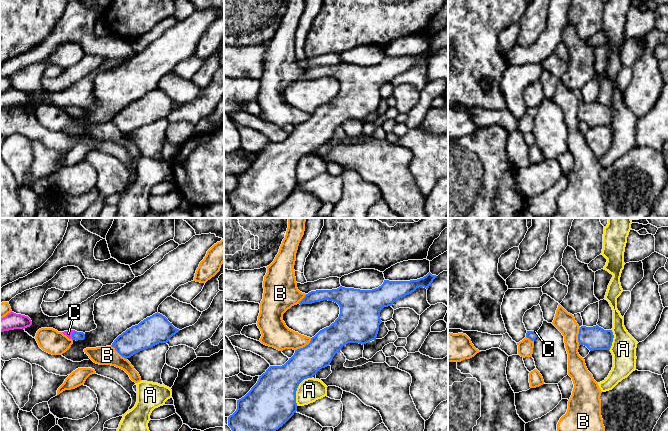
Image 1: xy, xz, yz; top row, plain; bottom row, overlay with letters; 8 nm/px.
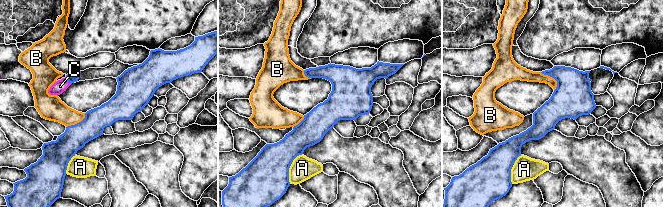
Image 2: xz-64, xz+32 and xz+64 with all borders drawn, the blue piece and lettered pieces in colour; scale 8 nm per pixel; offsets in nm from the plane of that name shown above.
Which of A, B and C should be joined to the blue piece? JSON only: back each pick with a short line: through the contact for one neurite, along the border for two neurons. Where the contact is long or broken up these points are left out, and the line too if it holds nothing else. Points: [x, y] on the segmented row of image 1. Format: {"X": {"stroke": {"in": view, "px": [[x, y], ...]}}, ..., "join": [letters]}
{"C": {"stroke": {"in": "xy", "px": [[76, 335], [72, 334], [68, 333]]}}, "join": ["C"]}

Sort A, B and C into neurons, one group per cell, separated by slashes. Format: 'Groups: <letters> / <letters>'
Groups: A / B / C

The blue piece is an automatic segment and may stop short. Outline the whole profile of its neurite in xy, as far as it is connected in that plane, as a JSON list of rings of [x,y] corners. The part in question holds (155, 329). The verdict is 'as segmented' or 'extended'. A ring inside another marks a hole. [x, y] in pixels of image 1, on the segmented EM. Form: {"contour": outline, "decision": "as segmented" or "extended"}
{"contour": [[[157,312],[138,325],[127,329],[114,340],[111,346],[127,359],[159,343],[167,343],[179,331],[165,316]]], "decision": "as segmented"}

